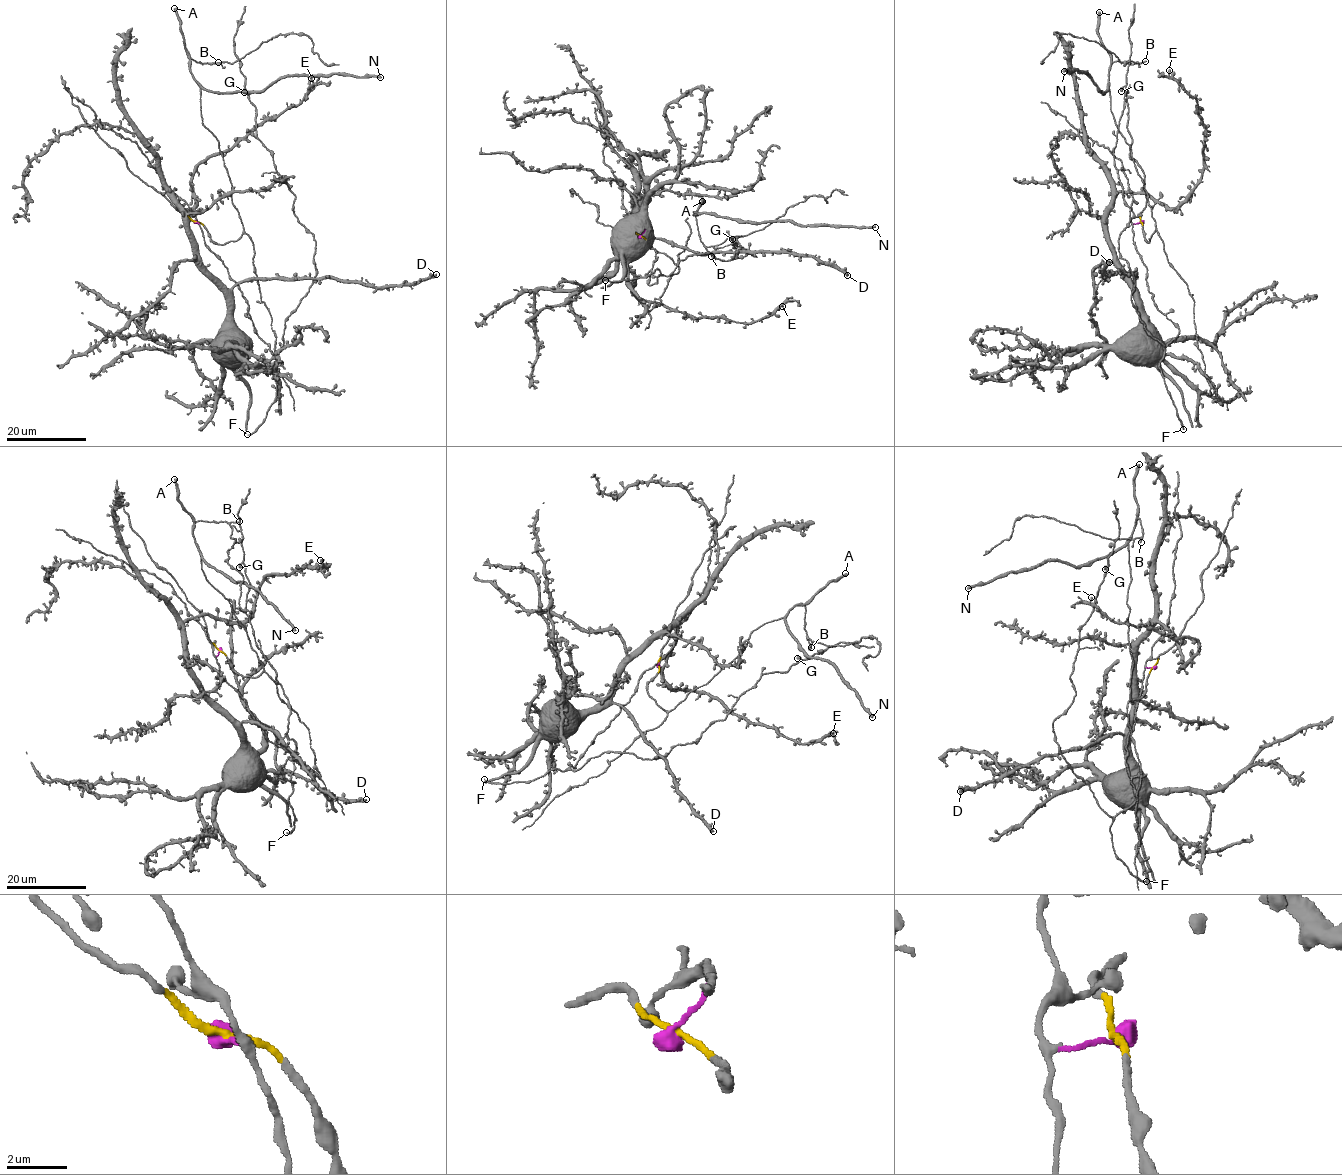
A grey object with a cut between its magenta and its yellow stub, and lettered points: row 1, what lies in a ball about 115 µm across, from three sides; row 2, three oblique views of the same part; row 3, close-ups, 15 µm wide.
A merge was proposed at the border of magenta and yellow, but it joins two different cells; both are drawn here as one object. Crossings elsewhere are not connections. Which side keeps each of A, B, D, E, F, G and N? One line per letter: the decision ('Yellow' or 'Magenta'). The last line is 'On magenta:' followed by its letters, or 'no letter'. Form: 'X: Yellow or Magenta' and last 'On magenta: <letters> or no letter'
A: Yellow
B: Yellow
D: Magenta
E: Magenta
F: Magenta
G: Magenta
N: Yellow
On magenta: D, E, F, G

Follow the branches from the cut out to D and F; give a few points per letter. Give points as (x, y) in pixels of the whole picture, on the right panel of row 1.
D: (1141, 222), (1132, 222), (1129, 193), (1116, 195), (1108, 235), (1133, 288), (1135, 275), (1100, 276), (1109, 262)
F: (1141, 222), (1132, 225), (1133, 242), (1146, 268), (1148, 291), (1179, 330), (1159, 369), (1183, 429)

